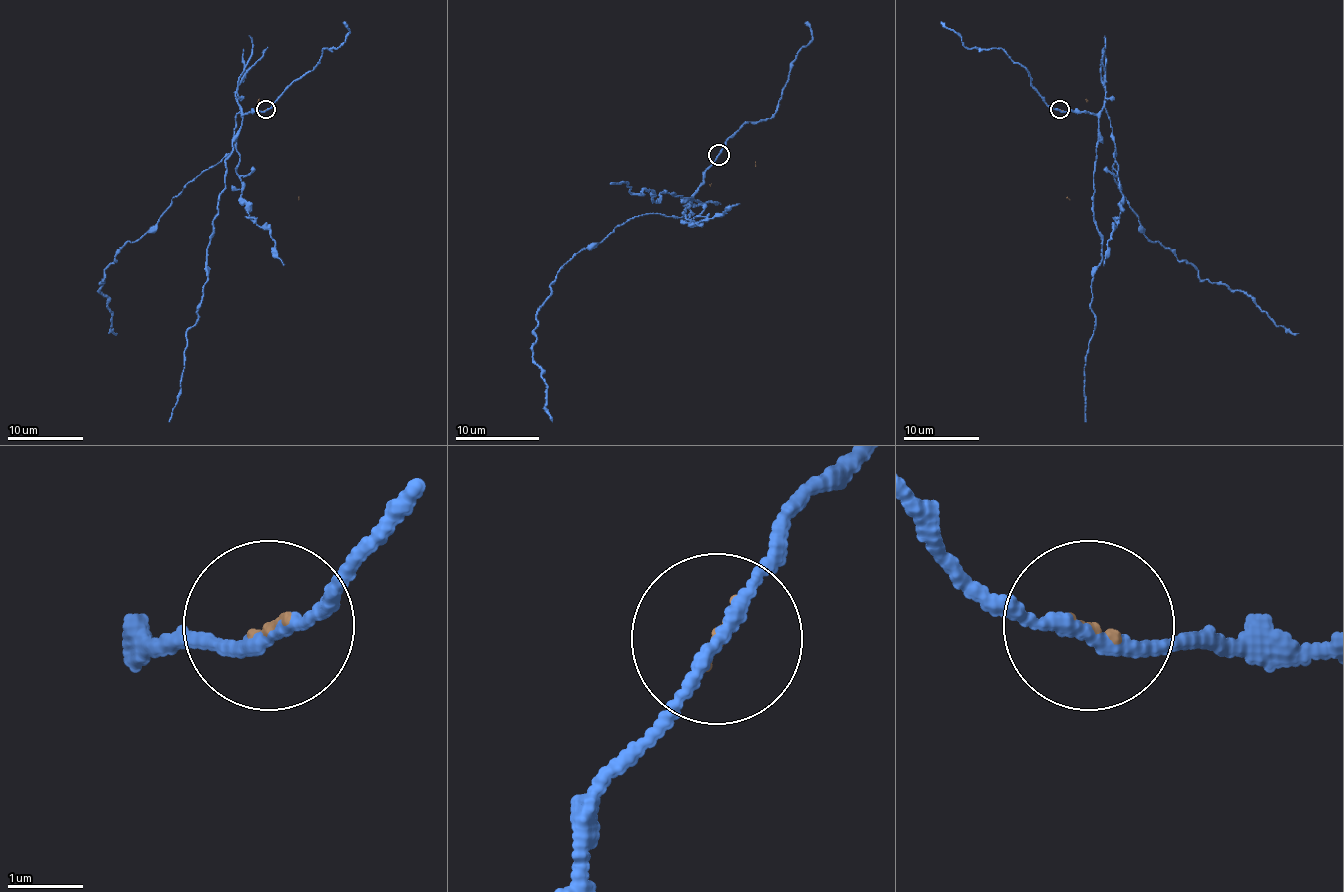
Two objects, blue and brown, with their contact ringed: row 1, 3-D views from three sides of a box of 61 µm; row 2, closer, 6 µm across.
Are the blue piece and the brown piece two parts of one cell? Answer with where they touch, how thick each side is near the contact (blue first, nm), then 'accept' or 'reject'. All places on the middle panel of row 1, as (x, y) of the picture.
place (718, 154); calibres 170 and 80 nm; reject

